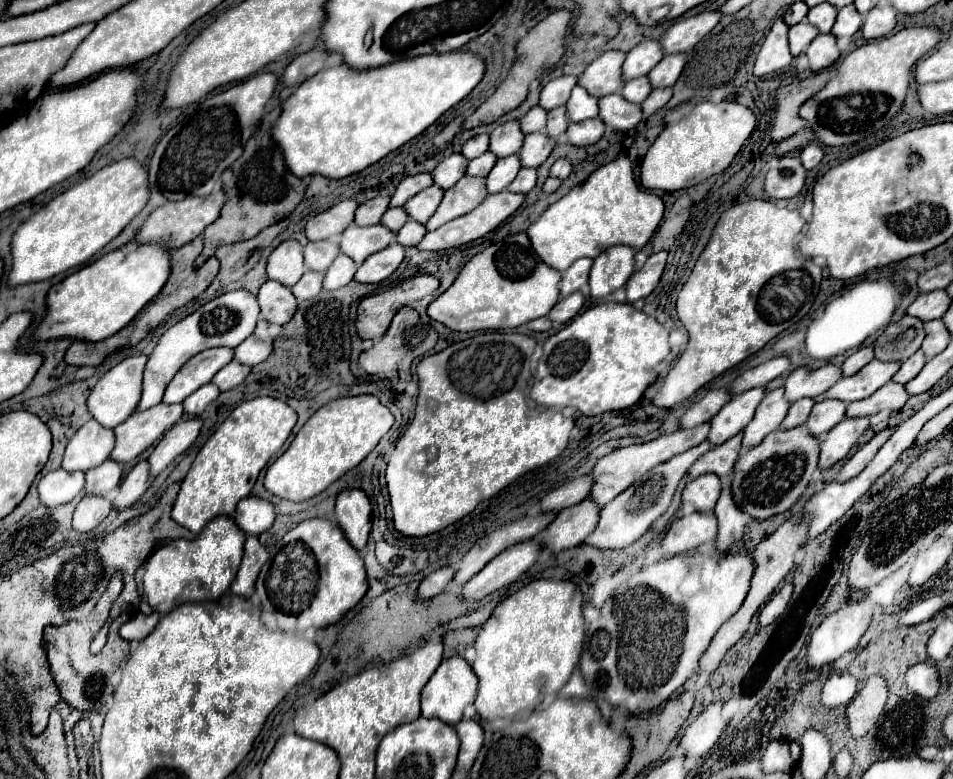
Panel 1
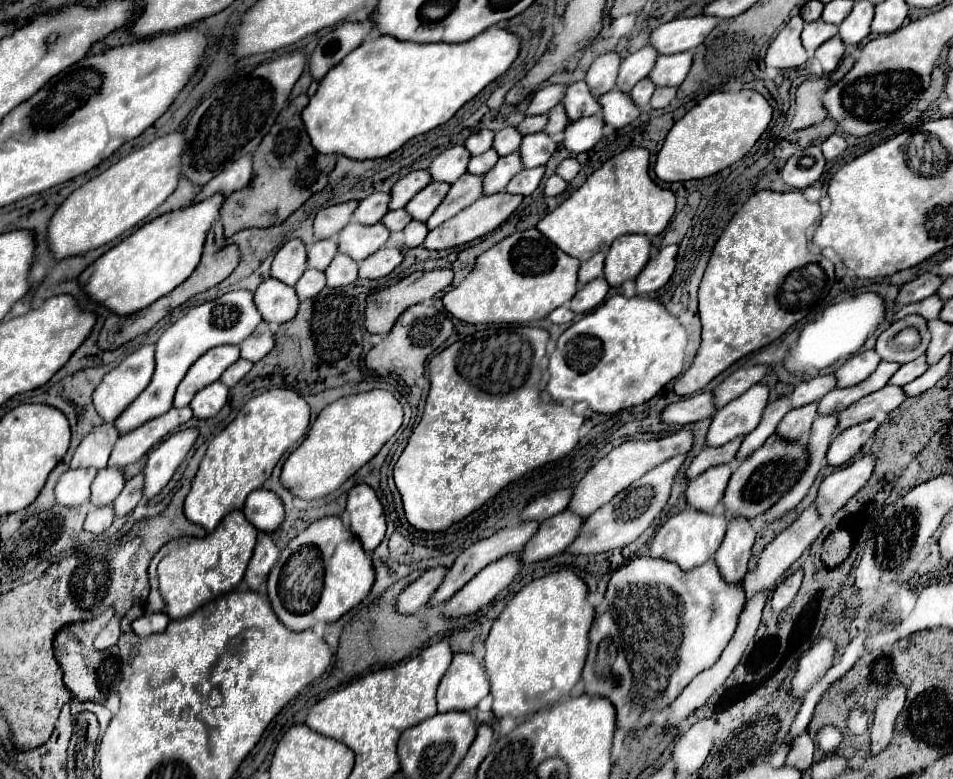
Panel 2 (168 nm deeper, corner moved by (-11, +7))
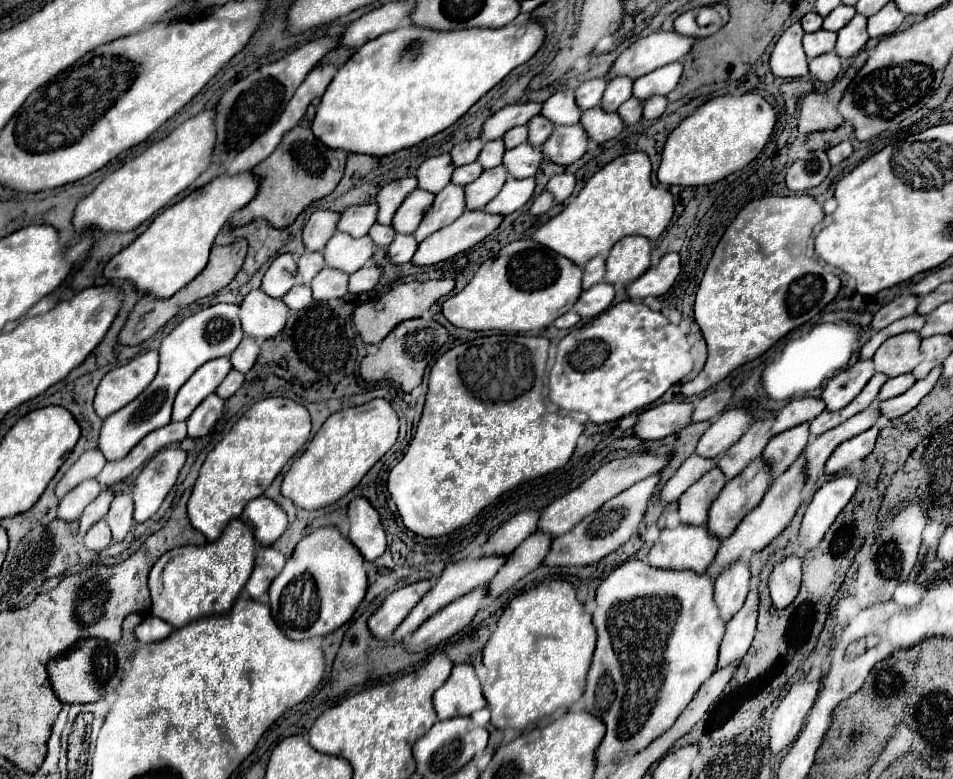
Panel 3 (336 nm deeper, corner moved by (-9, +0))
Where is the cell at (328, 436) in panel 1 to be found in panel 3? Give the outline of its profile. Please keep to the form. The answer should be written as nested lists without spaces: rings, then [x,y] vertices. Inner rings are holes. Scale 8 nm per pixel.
[[[373,399],[365,405],[333,413],[285,473],[281,495],[309,511],[339,501],[393,447],[397,433],[399,417],[385,399]]]

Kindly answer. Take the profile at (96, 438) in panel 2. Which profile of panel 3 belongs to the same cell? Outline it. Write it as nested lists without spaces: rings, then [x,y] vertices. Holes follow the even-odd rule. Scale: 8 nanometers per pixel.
[[[91,449],[91,451],[85,451],[77,461],[75,465],[65,473],[65,477],[57,483],[55,487],[55,495],[61,499],[65,493],[69,493],[75,485],[79,485],[81,481],[85,479],[93,479],[101,473],[103,465],[105,465],[105,457],[99,449]]]

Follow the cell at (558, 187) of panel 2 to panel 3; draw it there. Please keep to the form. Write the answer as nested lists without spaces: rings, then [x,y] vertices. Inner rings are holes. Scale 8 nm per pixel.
[[[543,191],[543,193],[533,201],[529,213],[531,213],[531,215],[543,215],[543,213],[547,213],[547,211],[551,209],[551,205],[553,205],[553,195],[551,195],[549,191]]]

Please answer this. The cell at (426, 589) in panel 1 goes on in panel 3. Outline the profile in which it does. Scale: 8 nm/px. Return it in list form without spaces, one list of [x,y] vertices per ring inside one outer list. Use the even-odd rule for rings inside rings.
[[[417,581],[403,589],[393,591],[383,605],[369,617],[369,629],[379,639],[389,639],[409,611],[421,601],[421,597],[431,589],[429,581]]]

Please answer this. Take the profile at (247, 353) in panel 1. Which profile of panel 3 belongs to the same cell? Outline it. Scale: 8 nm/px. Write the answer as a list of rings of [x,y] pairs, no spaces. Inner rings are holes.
[[[243,337],[241,345],[233,351],[231,355],[231,363],[233,363],[233,369],[241,371],[241,373],[247,373],[255,361],[259,357],[259,345],[257,345],[257,339],[253,337]]]

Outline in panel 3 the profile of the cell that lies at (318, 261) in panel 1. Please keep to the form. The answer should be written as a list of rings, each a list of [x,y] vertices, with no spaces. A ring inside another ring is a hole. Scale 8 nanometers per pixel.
[[[305,251],[299,259],[297,259],[297,275],[299,281],[309,285],[313,281],[313,277],[325,267],[325,257],[319,251]]]

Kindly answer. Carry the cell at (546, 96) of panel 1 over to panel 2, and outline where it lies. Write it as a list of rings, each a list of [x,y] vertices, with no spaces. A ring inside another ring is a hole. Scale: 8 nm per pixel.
[[[553,84],[537,90],[529,102],[529,108],[525,110],[525,116],[547,114],[553,106],[557,106],[563,100],[563,90],[565,90],[563,84]]]

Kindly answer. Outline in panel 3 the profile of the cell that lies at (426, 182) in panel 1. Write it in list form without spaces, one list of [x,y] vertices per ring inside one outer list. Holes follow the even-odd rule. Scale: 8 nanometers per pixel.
[[[407,177],[407,179],[397,179],[391,181],[389,185],[385,185],[379,195],[377,195],[377,205],[379,205],[379,215],[377,215],[377,223],[381,225],[391,225],[391,219],[397,211],[397,207],[401,207],[401,203],[405,201],[405,197],[417,189],[417,179],[415,177]]]

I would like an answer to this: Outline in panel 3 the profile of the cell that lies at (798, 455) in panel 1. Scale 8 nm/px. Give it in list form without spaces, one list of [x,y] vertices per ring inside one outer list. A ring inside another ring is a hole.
[[[763,459],[753,461],[751,465],[747,465],[743,469],[743,473],[739,473],[735,479],[731,479],[725,489],[721,489],[719,497],[713,501],[711,509],[709,509],[709,531],[713,535],[717,535],[719,539],[729,537],[729,533],[733,533],[733,529],[737,529],[737,525],[741,523],[741,517],[745,517],[745,513],[751,513],[759,503],[761,497],[765,497],[765,489],[769,489],[773,477],[771,477],[771,469]]]

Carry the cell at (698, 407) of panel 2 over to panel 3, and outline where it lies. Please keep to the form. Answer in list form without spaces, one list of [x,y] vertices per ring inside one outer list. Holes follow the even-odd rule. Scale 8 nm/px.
[[[661,403],[639,415],[635,433],[641,439],[663,439],[687,427],[691,423],[691,415],[691,403]]]

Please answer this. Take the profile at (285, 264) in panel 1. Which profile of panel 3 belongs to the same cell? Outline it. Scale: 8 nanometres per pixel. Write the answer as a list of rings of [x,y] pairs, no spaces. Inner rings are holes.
[[[293,253],[279,255],[265,271],[261,289],[269,297],[283,297],[297,283],[297,261]]]

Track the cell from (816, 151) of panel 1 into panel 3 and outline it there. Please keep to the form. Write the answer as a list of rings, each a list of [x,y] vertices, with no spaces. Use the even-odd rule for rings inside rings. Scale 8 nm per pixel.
[[[841,141],[839,145],[827,149],[827,157],[829,157],[831,165],[837,165],[837,163],[841,163],[843,159],[847,159],[847,157],[851,155],[851,151],[853,151],[851,143],[849,143],[849,141]]]

